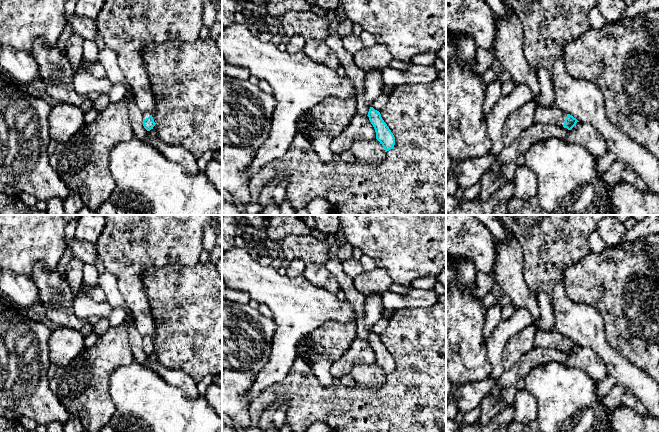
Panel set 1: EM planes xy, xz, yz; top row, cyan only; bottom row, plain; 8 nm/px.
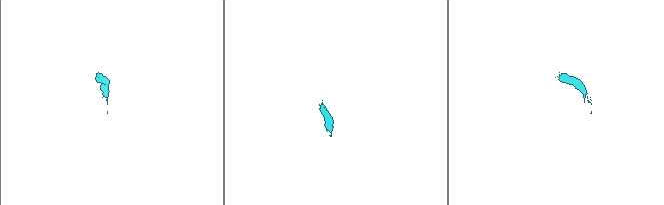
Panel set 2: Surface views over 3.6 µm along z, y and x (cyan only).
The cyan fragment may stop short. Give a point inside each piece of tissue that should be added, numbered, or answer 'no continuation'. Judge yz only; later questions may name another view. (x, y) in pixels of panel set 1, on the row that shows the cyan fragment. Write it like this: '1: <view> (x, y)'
1: yz (553, 115)

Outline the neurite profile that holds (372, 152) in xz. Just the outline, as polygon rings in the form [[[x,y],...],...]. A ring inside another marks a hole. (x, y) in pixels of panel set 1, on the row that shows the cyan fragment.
[[[376,138],[356,141],[350,150],[356,160],[363,164],[378,165],[385,159],[385,150]]]

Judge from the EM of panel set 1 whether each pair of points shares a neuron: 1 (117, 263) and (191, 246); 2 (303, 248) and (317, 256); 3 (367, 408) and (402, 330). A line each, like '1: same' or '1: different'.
1: same
2: same
3: same

